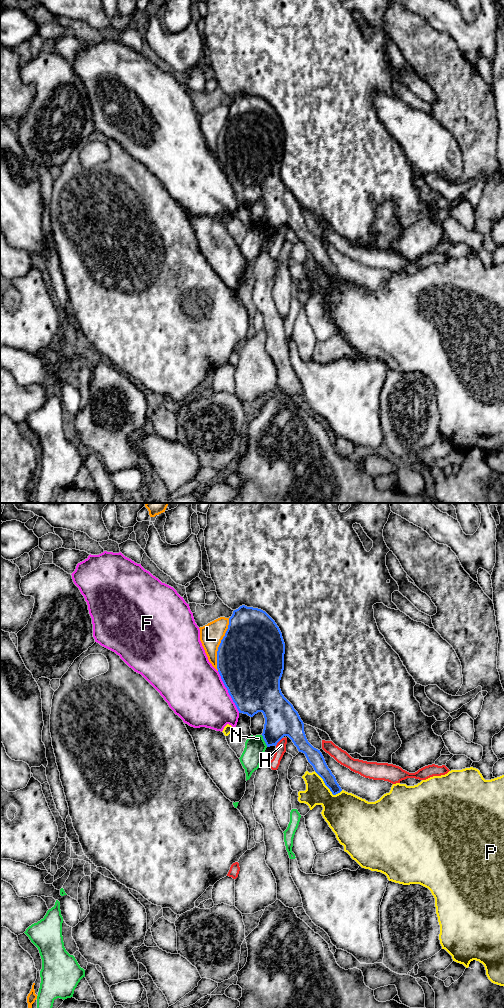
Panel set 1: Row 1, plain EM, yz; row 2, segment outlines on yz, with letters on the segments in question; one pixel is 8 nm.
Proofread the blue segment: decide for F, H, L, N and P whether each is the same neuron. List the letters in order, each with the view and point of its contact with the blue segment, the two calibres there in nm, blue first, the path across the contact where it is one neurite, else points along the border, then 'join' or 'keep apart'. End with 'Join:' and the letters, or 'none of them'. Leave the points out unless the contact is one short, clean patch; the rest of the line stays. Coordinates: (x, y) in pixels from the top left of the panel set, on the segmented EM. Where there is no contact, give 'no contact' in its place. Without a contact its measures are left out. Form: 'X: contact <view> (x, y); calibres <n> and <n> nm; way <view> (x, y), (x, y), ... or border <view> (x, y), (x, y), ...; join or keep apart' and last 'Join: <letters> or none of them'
F: contact yz (228, 692); calibres 480 and 460 nm; keep apart
H: contact yz (279, 740); calibres 280 and 80 nm; keep apart
L: contact yz (220, 644); calibres 500 and 180 nm; keep apart
N: contact yz (264, 740); calibres 280 and 170 nm; border yz (261, 735), (267, 746); keep apart
P: contact yz (327, 786); calibres 120 and 320 nm; keep apart
Join: none of them

